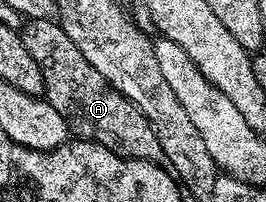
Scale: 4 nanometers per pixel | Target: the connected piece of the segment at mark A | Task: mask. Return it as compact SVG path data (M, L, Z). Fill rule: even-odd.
M33 17L23 23L24 29L19 30L21 43L25 45L31 59L38 63L44 84L43 96L50 103L50 107L54 107L54 111L58 111L58 115L66 119L69 130L77 138L98 143L114 151L119 157L133 157L157 163L164 161L162 143L158 143L158 134L153 125L138 111L134 103L127 101L113 85L102 79L102 75L98 75L98 71L94 71L94 67L90 67L90 63L86 63L86 55L82 55L78 47L74 47L70 35L66 35L66 31L59 23L46 17Z

